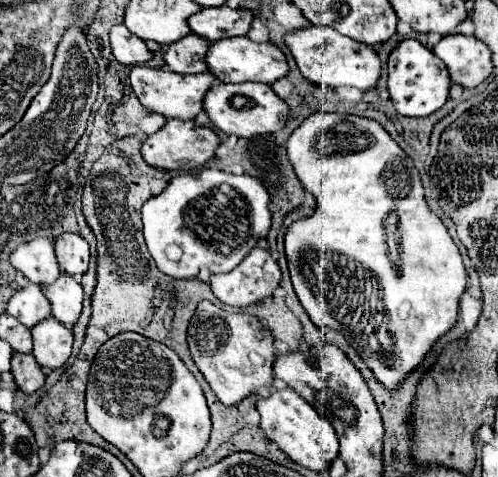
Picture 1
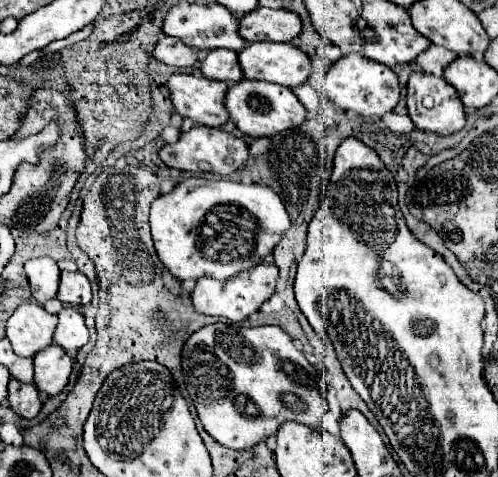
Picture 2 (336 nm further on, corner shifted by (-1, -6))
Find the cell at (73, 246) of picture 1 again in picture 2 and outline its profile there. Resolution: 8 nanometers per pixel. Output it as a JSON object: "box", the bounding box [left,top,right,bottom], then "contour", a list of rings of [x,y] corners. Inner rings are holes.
{"box":[56,272,92,304],"contour":[[[62,272],[56,298],[66,304],[88,304],[92,300],[90,280],[82,272]]]}

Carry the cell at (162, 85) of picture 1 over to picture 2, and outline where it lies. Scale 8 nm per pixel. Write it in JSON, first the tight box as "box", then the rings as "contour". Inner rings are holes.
{"box":[168,74,228,126],"contour":[[[174,74],[168,80],[168,90],[172,106],[182,118],[190,118],[202,126],[222,126],[228,120],[224,108],[226,82],[192,74]]]}

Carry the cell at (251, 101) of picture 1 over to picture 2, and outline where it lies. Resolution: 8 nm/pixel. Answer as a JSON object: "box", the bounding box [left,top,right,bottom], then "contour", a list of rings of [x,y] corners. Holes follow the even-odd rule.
{"box":[226,78,306,138],"contour":[[[242,78],[240,82],[232,84],[226,92],[226,110],[230,114],[230,120],[234,126],[244,132],[246,136],[260,138],[260,136],[272,136],[282,130],[296,128],[304,122],[306,110],[294,96],[294,92],[286,86],[278,86],[272,82],[262,82],[262,80],[246,80]]]}

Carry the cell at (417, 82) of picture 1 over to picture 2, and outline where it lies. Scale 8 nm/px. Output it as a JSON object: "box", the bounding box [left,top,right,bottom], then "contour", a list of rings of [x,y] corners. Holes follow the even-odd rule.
{"box":[406,72,464,134],"contour":[[[412,72],[408,80],[408,96],[406,96],[406,106],[408,106],[408,116],[412,118],[414,126],[420,130],[428,132],[438,132],[438,134],[452,134],[464,126],[464,104],[460,96],[456,96],[456,88],[452,88],[444,78],[432,76],[426,72]],[[430,96],[430,102],[424,102],[424,98]]]}

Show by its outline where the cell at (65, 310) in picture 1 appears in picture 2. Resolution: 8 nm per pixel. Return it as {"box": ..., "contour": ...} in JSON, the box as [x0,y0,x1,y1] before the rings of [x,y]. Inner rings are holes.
{"box":[54,306,88,356],"contour":[[[66,306],[58,312],[58,326],[54,332],[54,342],[60,344],[70,356],[74,356],[88,342],[88,328],[78,308]]]}

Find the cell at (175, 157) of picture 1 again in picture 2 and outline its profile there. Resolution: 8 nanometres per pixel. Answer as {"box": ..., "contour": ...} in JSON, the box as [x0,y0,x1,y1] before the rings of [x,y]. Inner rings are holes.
{"box":[158,126,250,176],"contour":[[[194,126],[188,132],[182,132],[178,142],[162,146],[158,154],[160,154],[160,160],[168,168],[188,170],[188,172],[212,172],[212,174],[220,174],[220,176],[228,176],[228,174],[240,170],[250,158],[248,144],[242,138],[222,132],[220,128],[208,128],[208,126]]]}

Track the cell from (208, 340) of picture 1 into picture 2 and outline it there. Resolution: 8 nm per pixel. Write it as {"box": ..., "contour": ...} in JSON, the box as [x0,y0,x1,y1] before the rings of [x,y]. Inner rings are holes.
{"box":[182,322,328,450],"contour":[[[224,322],[204,326],[186,340],[182,350],[182,370],[186,388],[206,432],[216,442],[232,450],[250,448],[270,434],[276,434],[284,420],[318,428],[318,420],[328,412],[320,372],[304,358],[300,350],[294,348],[290,336],[280,326],[240,328]]]}

